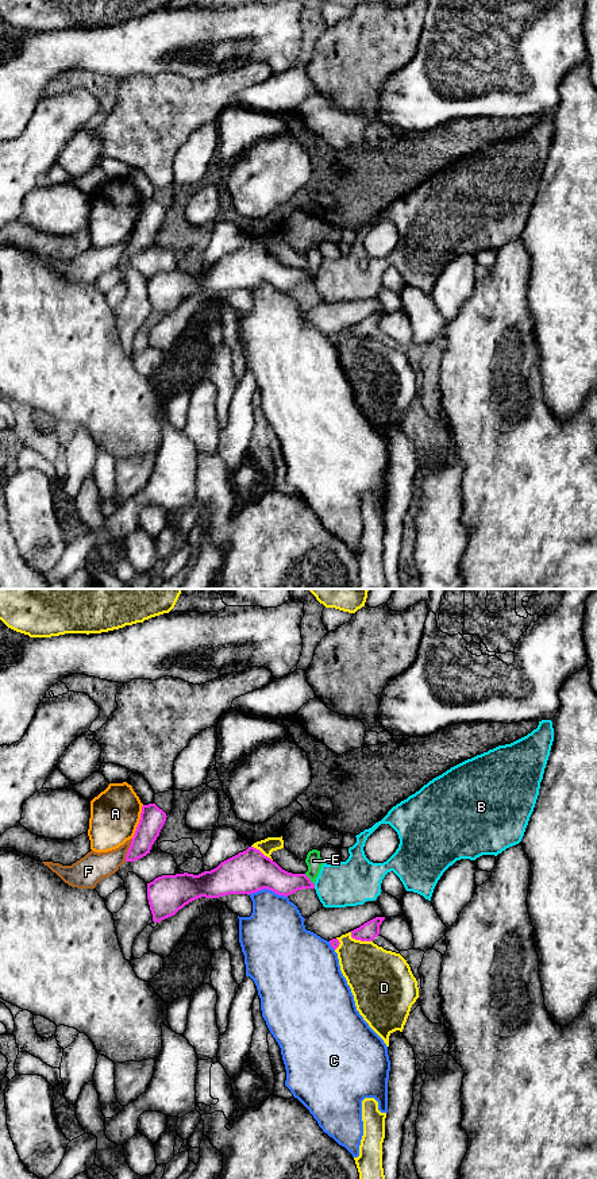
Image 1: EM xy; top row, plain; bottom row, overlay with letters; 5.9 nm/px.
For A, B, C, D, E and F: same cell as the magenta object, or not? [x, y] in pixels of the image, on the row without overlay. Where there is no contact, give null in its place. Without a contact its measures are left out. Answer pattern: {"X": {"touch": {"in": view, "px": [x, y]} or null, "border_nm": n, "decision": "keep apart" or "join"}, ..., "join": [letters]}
{"A": {"touch": {"in": "xy", "px": [139, 216]}, "border_nm": 220, "decision": "keep apart"}, "B": {"touch": {"in": "xy", "px": [314, 281]}, "border_nm": 30, "decision": "keep apart"}, "C": {"touch": {"in": "xy", "px": [268, 284]}, "border_nm": 240, "decision": "keep apart"}, "D": {"touch": {"in": "xy", "px": [359, 334]}, "border_nm": 150, "decision": "keep apart"}, "E": {"touch": {"in": "xy", "px": [309, 274]}, "border_nm": 90, "decision": "keep apart"}, "F": {"touch": {"in": "xy", "px": [128, 245]}, "border_nm": 140, "decision": "keep apart"}, "join": []}

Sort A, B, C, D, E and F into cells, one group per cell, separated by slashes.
A / B / C / D / E / F

